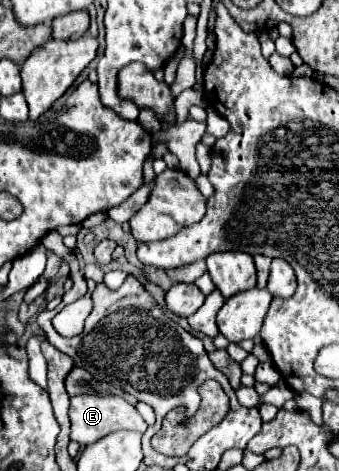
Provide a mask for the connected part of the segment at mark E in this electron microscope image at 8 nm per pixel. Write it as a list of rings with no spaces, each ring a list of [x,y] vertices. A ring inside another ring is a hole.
[[[76,395],[76,397],[72,397],[70,421],[72,421],[70,439],[76,441],[76,443],[80,443],[82,447],[86,447],[90,443],[96,443],[104,435],[120,431],[120,429],[140,431],[140,433],[144,433],[148,429],[146,421],[140,417],[140,413],[136,411],[136,407],[130,405],[128,401],[124,401],[118,395]]]

